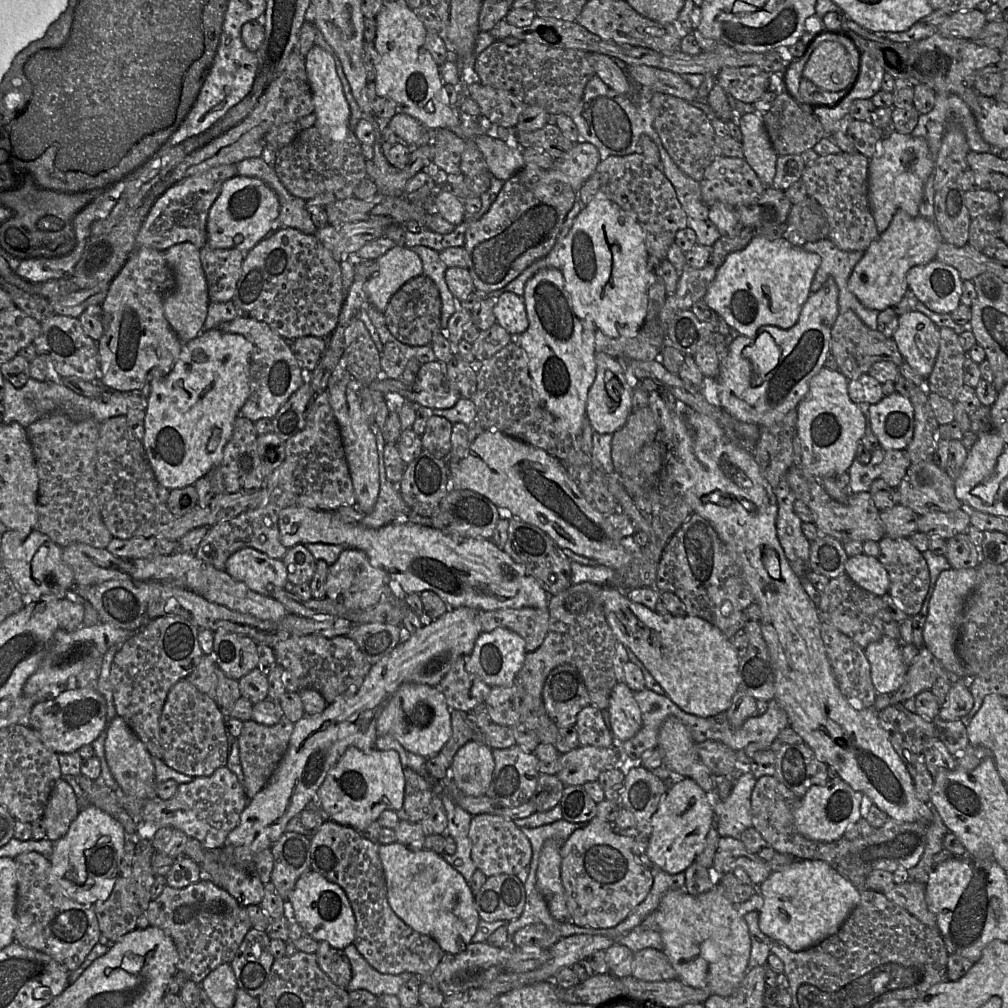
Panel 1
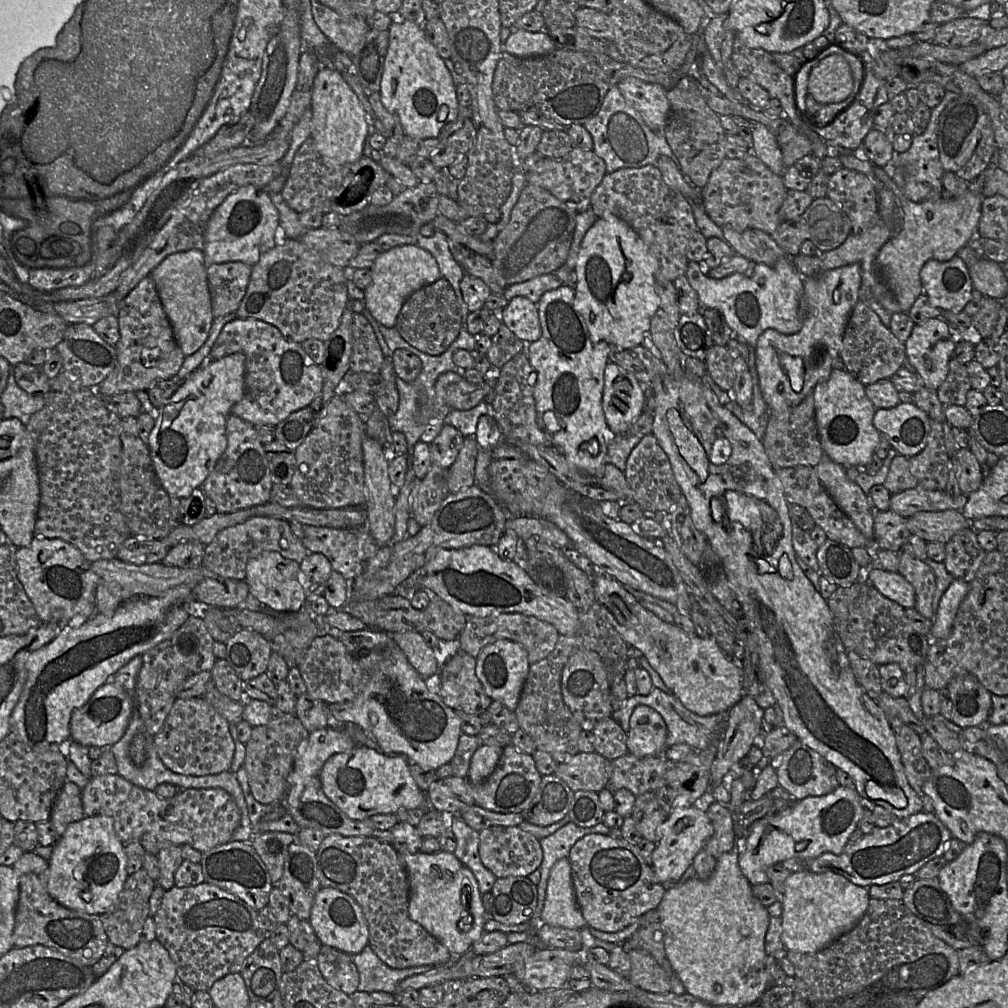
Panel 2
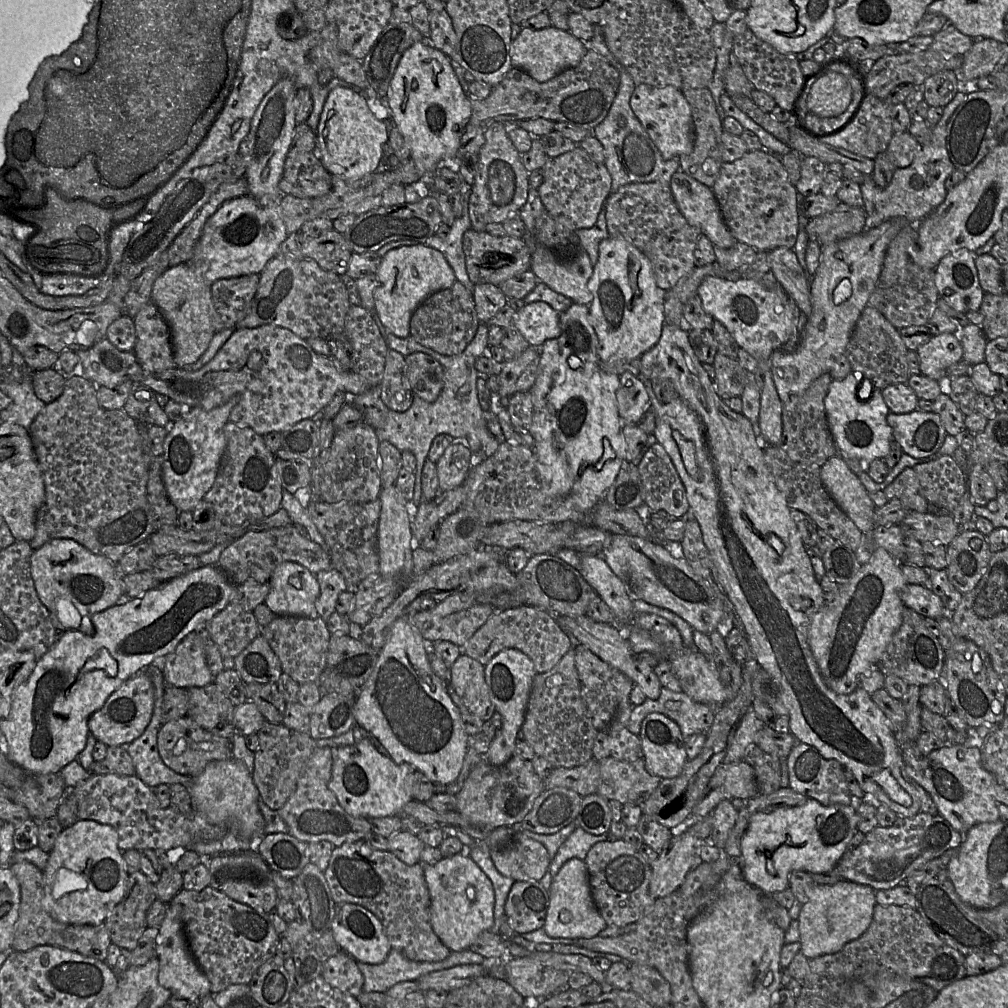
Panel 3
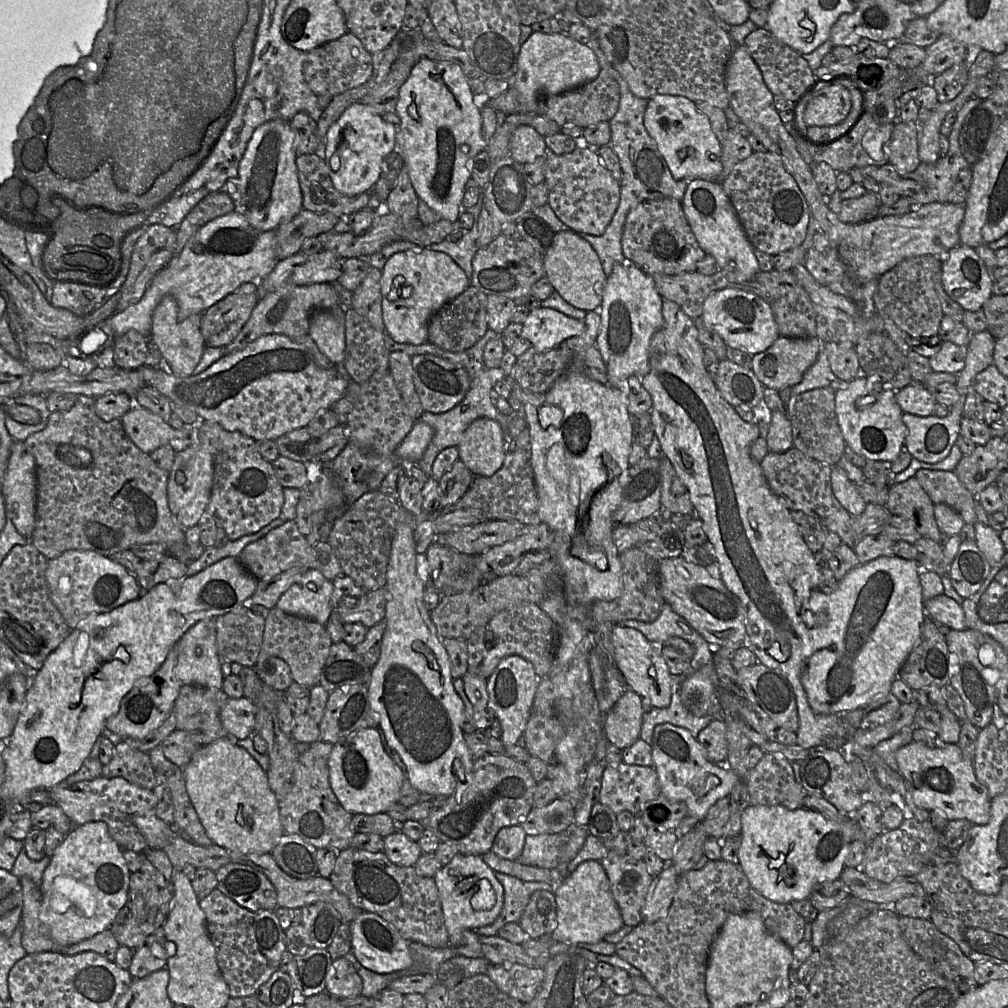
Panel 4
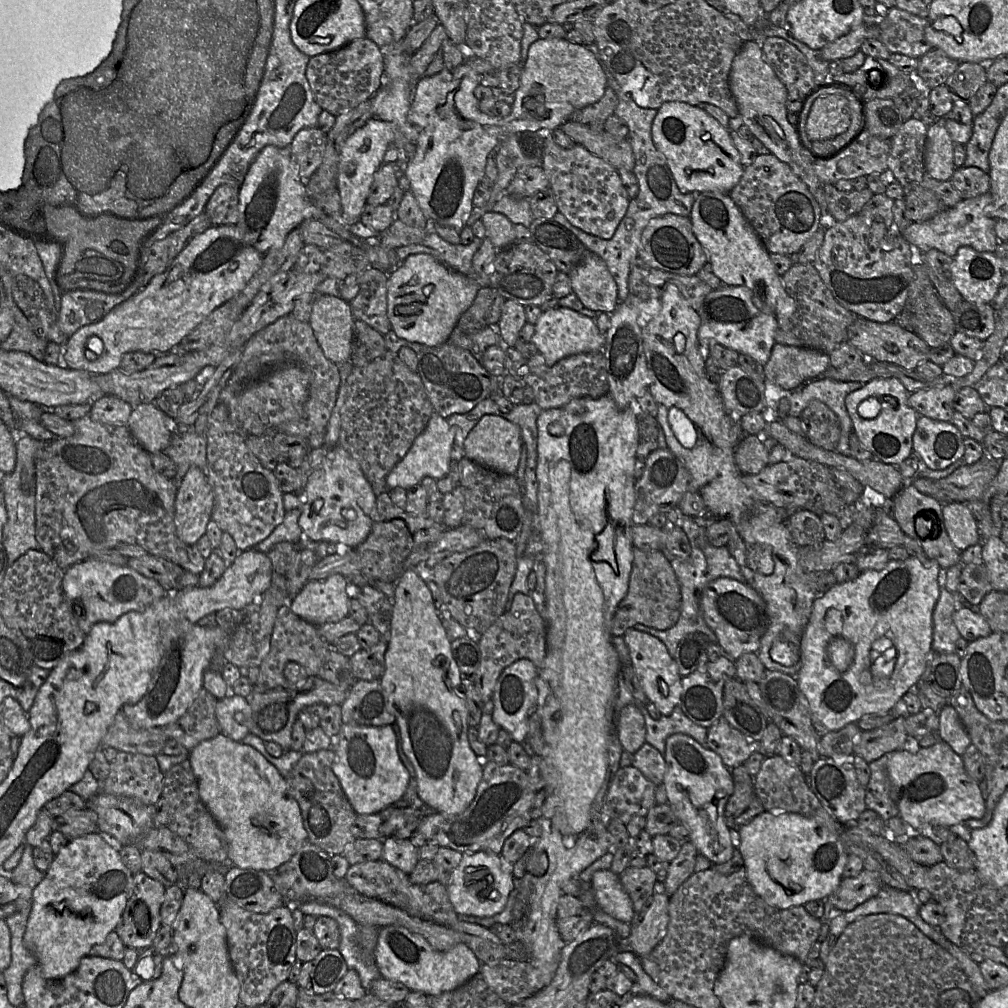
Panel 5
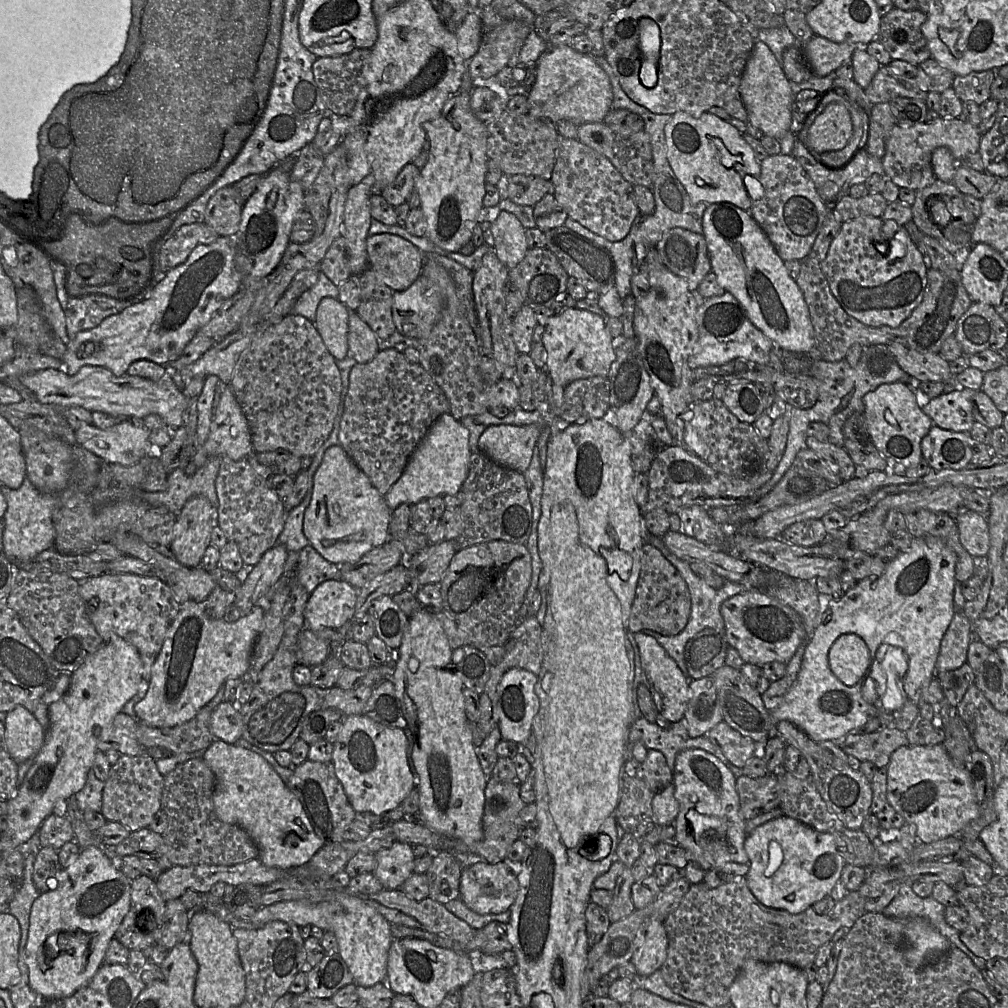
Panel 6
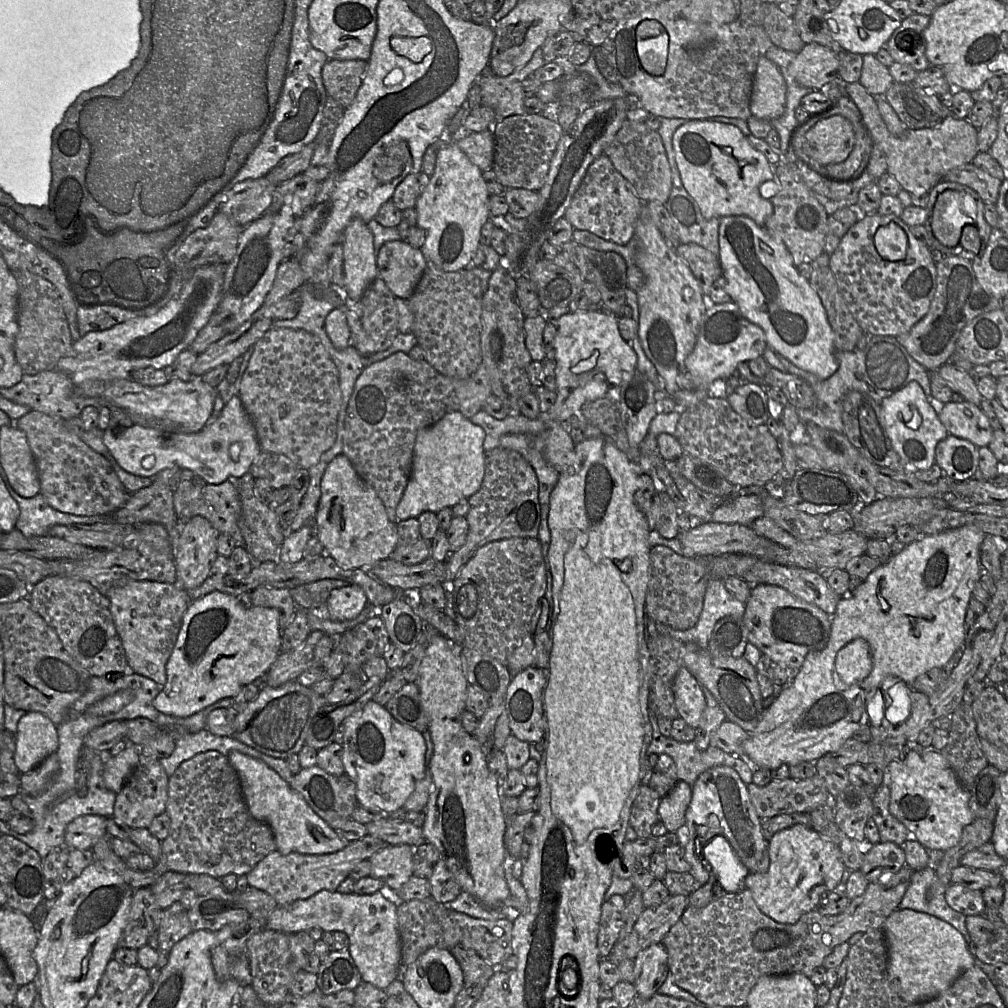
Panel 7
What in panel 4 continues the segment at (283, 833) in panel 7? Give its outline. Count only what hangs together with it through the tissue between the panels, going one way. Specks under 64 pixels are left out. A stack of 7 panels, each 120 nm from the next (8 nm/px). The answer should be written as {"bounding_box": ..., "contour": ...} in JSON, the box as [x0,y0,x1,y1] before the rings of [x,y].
{"bounding_box":[184,738,285,854],"contour":[[[220,738],[201,746],[184,767],[190,800],[212,842],[240,854],[271,853],[279,837],[285,833],[279,812],[279,800],[268,784],[267,773],[244,748],[230,738]]]}

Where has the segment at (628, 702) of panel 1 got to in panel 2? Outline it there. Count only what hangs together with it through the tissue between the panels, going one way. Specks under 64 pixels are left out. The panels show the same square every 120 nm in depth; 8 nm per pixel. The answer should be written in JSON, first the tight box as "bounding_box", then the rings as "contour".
{"bounding_box":[627,706,667,757],"contour":[[[637,706],[630,717],[627,732],[628,751],[637,757],[659,756],[666,748],[667,727],[654,709]]]}

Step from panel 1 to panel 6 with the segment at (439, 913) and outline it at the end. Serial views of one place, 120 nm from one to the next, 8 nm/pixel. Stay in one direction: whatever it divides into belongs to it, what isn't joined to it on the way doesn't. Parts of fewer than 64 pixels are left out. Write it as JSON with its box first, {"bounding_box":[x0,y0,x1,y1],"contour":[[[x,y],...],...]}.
{"bounding_box":[459,860,518,914],"contour":[[[479,860],[462,868],[459,886],[460,899],[469,909],[478,914],[500,914],[510,909],[515,902],[518,884],[516,865],[508,861],[491,864]]]}

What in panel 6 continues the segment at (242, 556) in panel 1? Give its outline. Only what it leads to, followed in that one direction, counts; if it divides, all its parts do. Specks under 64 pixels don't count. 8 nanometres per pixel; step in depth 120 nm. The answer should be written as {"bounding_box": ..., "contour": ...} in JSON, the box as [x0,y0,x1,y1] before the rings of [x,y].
{"bounding_box":[304,579,358,630],"contour":[[[343,579],[327,580],[309,594],[304,610],[306,627],[311,630],[339,629],[354,614],[358,589]]]}

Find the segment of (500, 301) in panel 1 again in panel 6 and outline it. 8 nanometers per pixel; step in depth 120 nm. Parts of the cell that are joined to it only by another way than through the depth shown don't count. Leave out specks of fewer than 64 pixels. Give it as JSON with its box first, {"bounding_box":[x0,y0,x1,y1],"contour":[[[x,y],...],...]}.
{"bounding_box":[542,308,623,412],"contour":[[[567,308],[550,318],[542,336],[547,353],[546,370],[553,382],[548,400],[550,412],[561,406],[564,390],[572,381],[608,375],[616,357],[616,340],[623,340],[622,337],[613,338],[606,328],[605,319],[588,310]]]}

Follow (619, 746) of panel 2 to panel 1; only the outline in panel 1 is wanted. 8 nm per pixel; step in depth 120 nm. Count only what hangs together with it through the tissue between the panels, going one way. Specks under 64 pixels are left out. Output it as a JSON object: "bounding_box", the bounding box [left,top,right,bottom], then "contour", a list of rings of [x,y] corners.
{"bounding_box":[574,705,618,747],"contour":[[[589,705],[583,708],[577,715],[574,725],[580,747],[611,747],[618,745],[609,727],[607,711],[602,711]]]}

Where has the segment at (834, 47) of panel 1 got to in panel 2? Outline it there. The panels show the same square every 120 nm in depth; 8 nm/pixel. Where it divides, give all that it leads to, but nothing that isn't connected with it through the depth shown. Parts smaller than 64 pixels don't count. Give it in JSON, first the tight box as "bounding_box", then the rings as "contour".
{"bounding_box":[806,54,853,104],"contour":[[[831,54],[822,59],[810,72],[808,84],[806,87],[807,99],[812,96],[813,99],[820,104],[835,104],[847,99],[846,104],[849,102],[850,95],[853,90],[853,78],[851,70],[846,59],[840,54]]]}

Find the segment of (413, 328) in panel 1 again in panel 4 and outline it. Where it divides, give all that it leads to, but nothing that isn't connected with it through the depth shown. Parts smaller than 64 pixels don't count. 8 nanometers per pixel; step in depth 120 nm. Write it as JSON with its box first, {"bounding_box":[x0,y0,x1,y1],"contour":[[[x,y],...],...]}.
{"bounding_box":[428,285,488,352],"contour":[[[470,285],[456,298],[445,303],[430,318],[428,342],[445,350],[461,352],[477,343],[488,330],[487,294]]]}

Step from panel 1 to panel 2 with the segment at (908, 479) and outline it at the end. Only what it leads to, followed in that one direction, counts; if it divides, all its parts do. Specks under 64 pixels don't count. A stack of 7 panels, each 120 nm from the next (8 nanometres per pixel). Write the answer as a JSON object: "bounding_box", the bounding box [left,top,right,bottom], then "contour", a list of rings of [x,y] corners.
{"bounding_box":[890,484,967,518],"contour":[[[920,484],[915,488],[893,494],[890,510],[910,518],[921,511],[943,511],[956,509],[962,511],[967,495],[954,496],[946,490],[927,489]]]}

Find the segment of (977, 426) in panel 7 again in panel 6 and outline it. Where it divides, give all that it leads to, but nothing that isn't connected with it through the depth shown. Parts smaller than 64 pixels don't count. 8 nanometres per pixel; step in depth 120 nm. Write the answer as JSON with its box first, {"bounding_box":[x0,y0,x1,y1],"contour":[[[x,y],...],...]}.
{"bounding_box":[922,387,976,433],"contour":[[[959,387],[952,392],[929,398],[925,396],[922,410],[935,425],[951,431],[968,433],[976,421],[973,415],[973,396],[976,390]]]}

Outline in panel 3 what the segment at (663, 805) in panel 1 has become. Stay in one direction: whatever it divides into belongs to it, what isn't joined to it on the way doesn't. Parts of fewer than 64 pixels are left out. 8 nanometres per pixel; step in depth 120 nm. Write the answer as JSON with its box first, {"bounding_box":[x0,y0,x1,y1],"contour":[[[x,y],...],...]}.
{"bounding_box":[649,831,697,900],"contour":[[[686,831],[673,835],[669,844],[659,853],[658,858],[650,865],[651,879],[649,894],[656,900],[676,891],[684,882],[691,864],[697,854],[696,839]]]}

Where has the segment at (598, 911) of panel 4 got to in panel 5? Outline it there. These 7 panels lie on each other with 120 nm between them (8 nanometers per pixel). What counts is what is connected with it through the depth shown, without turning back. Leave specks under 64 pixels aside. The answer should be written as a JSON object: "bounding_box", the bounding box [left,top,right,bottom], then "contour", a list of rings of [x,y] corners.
{"bounding_box":[590,869,636,924],"contour":[[[610,869],[598,870],[593,873],[590,885],[599,909],[618,921],[632,924],[636,914],[619,876]]]}

